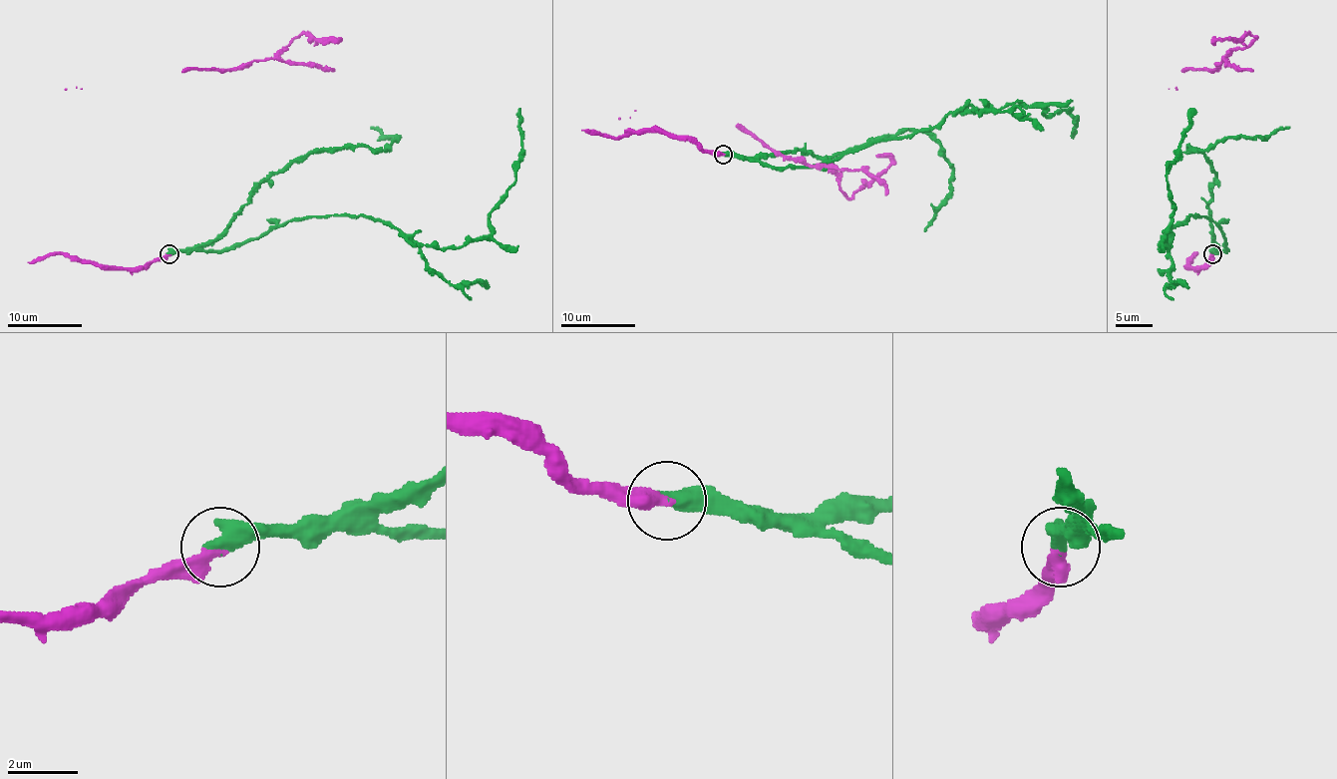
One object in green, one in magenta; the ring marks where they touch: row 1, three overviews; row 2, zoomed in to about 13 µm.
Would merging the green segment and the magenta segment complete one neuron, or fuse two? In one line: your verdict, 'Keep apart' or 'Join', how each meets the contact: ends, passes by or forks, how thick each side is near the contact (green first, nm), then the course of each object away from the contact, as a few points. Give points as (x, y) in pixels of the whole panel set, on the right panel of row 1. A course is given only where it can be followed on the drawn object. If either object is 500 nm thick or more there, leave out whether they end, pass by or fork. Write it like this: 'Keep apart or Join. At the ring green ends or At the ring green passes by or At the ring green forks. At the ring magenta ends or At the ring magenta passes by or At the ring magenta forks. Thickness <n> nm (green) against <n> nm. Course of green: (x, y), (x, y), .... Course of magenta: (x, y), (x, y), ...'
Join. Thickness 550 nm (green) against 400 nm. Course of green: (1211, 253), (1224, 249), (1224, 236), (1198, 214), (1160, 246), (1172, 210), (1168, 166), (1195, 109). Course of magenta: (1211, 255), (1191, 268), (1176, 90), (1183, 71), (1213, 70), (1256, 38), (1224, 38), (1215, 45)

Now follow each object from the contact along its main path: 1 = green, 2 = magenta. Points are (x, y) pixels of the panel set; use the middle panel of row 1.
1: (722, 154), (773, 167), (817, 167), (932, 130), (951, 113), (1020, 102), (1044, 115), (1070, 109), (1074, 137)
2: (722, 154), (663, 133), (614, 137), (618, 118), (741, 126), (823, 165), (848, 198), (887, 167), (876, 158)

